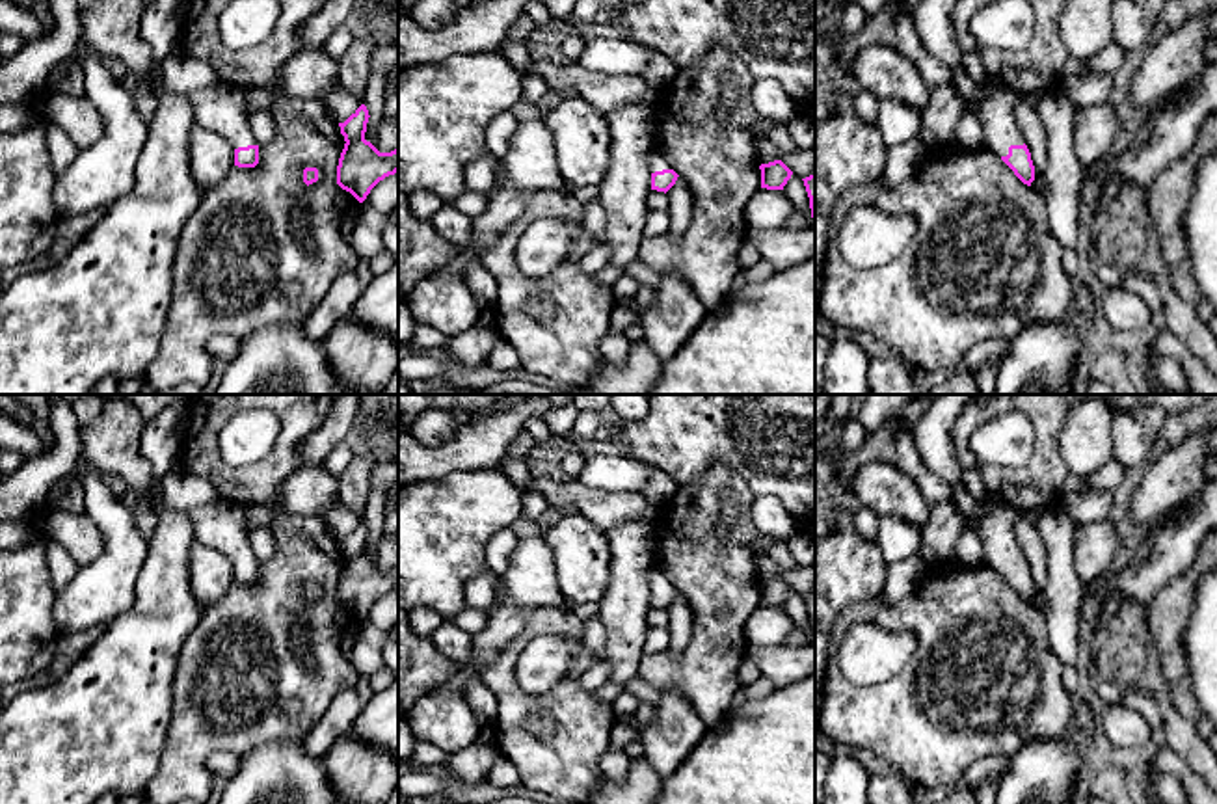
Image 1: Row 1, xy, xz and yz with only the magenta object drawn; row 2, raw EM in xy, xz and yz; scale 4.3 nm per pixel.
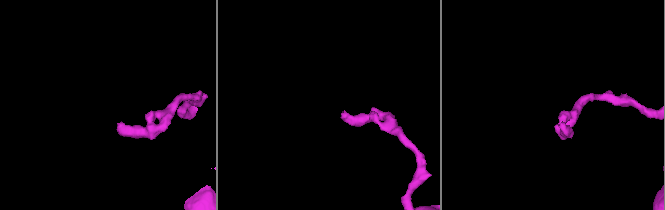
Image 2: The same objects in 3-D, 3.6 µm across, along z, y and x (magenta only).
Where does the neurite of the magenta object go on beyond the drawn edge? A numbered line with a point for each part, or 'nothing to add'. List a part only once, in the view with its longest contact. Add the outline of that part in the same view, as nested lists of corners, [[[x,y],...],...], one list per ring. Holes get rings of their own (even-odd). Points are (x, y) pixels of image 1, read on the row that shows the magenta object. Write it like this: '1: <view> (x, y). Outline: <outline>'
1: yz (933, 19). Outline: [[[919,0],[914,9],[914,28],[919,43],[929,50],[936,60],[940,60],[951,73],[951,84],[958,91],[964,110],[973,112],[983,127],[983,145],[994,151],[997,156],[1007,156],[1010,145],[1023,145],[1023,134],[1016,123],[1016,104],[1020,100],[1020,93],[1009,89],[1003,84],[996,84],[992,93],[983,100],[975,100],[977,82],[964,71],[962,67],[962,50],[955,39],[953,30],[953,11],[958,0]]]

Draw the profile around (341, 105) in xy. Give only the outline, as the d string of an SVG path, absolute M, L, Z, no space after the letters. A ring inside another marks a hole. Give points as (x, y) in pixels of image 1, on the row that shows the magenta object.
M337 82L320 100L337 123L344 123L363 104L363 97L346 93Z

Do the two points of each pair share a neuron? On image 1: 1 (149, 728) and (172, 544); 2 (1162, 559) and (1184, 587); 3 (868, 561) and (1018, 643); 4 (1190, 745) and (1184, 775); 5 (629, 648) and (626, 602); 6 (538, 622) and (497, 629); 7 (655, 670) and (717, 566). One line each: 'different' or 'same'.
1: same
2: different
3: different
4: different
5: same
6: different
7: same

